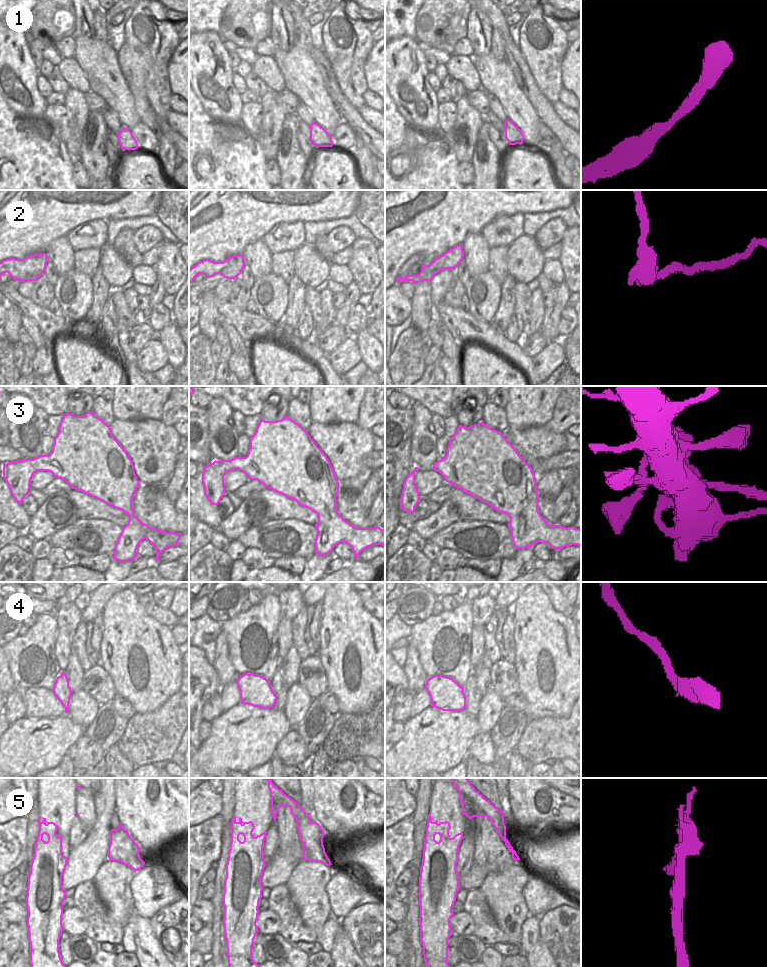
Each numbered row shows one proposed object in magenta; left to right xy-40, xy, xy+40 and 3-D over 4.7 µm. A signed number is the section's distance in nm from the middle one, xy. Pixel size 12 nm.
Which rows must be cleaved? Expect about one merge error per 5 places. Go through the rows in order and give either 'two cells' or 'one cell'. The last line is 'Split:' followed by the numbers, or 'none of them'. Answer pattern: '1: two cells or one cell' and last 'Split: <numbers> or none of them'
1: one cell
2: one cell
3: one cell
4: two cells
5: one cell
Split: 4

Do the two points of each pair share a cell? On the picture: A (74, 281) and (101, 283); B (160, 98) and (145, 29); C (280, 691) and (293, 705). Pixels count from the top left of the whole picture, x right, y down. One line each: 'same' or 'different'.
A: different
B: same
C: different

